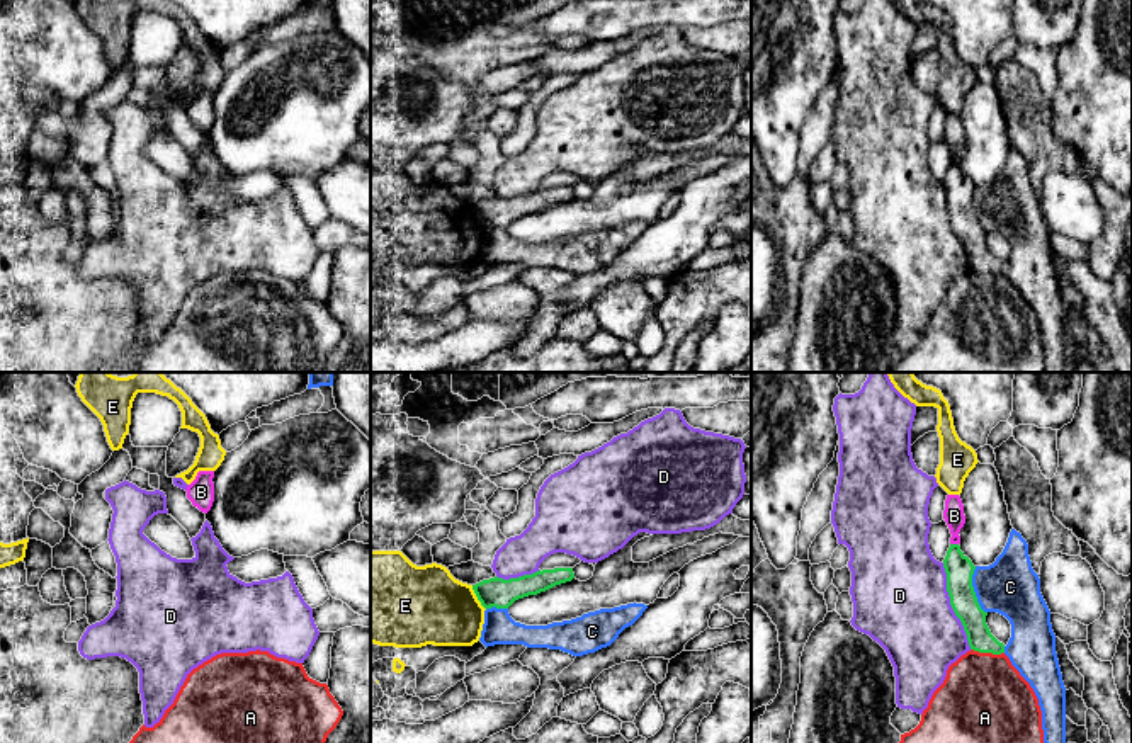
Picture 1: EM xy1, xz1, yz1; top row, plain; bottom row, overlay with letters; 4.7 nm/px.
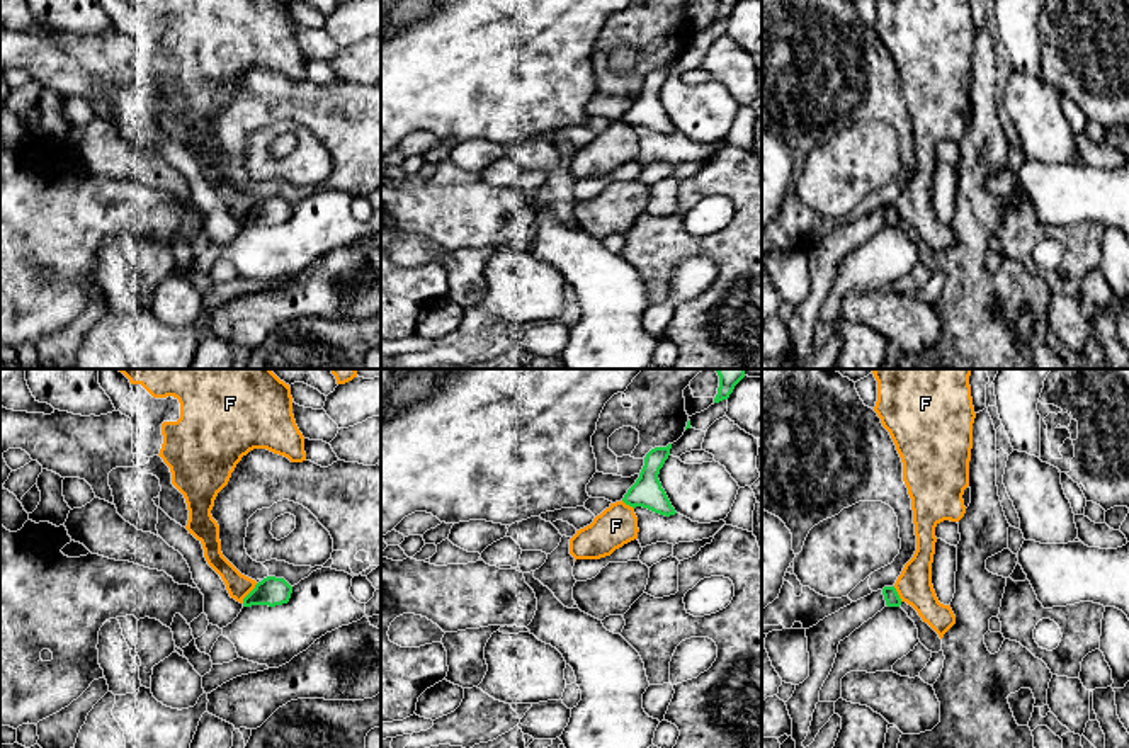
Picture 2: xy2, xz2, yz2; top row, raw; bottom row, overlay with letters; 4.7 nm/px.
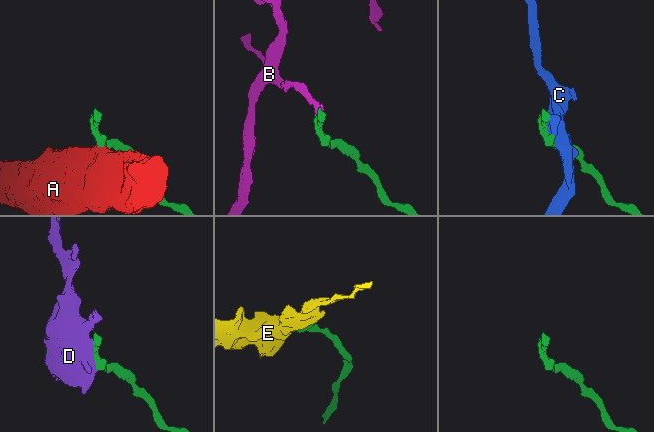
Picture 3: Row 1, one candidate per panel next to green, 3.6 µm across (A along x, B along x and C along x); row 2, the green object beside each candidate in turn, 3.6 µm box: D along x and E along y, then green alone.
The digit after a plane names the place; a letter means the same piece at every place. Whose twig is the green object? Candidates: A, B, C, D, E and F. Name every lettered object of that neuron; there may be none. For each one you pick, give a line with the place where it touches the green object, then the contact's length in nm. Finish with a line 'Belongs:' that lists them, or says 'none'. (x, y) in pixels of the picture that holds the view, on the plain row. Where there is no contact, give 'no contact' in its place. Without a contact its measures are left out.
B: meets green in yz1 at (954, 164); contact 40 nm long
Belongs: B

